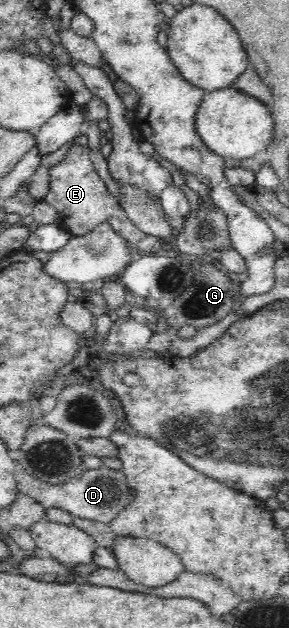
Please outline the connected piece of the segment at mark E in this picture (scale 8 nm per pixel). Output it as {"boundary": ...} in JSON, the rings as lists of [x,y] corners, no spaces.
{"boundary":[[[74,145],[74,148],[68,152],[68,156],[58,166],[50,169],[50,176],[50,190],[43,200],[58,211],[58,222],[72,235],[86,235],[92,233],[96,226],[109,223],[119,236],[127,240],[130,248],[137,251],[138,255],[159,254],[167,247],[163,238],[144,233],[128,219],[126,211],[110,194],[98,172],[94,169],[90,161],[88,146]]]}

